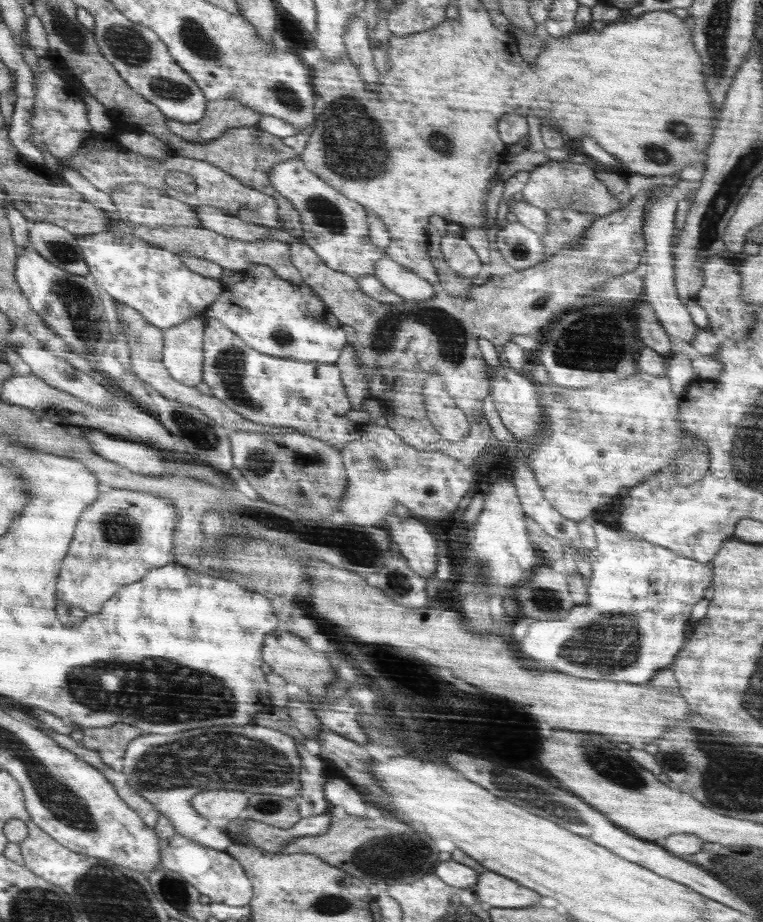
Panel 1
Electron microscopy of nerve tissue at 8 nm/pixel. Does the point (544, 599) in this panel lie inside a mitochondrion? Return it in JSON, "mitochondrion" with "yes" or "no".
{"mitochondrion":"yes"}

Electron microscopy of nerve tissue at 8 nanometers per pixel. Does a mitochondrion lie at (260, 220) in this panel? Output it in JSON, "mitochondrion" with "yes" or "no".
{"mitochondrion":"no"}

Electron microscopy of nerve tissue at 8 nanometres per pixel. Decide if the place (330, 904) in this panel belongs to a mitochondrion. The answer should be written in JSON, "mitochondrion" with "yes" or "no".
{"mitochondrion":"yes"}

